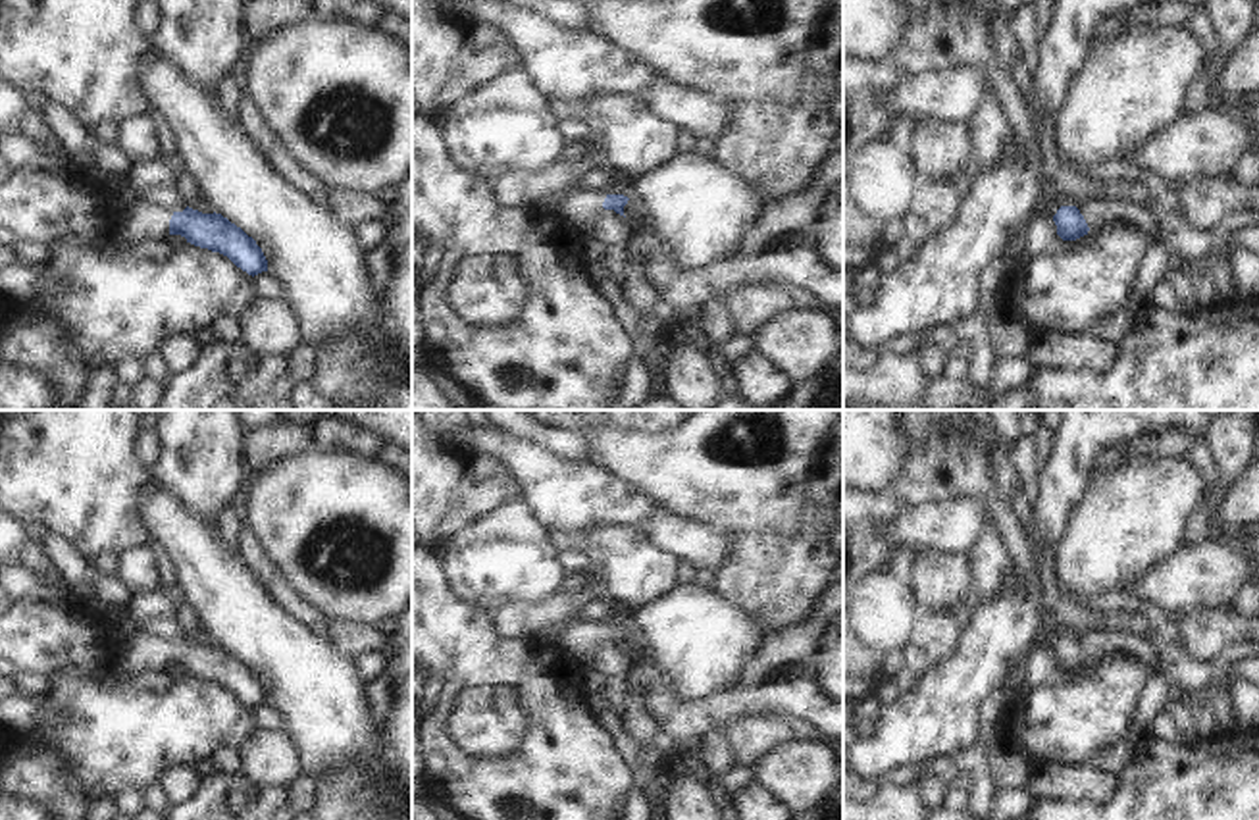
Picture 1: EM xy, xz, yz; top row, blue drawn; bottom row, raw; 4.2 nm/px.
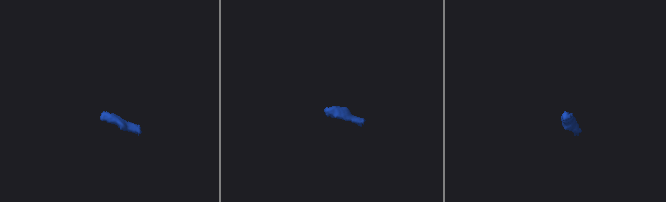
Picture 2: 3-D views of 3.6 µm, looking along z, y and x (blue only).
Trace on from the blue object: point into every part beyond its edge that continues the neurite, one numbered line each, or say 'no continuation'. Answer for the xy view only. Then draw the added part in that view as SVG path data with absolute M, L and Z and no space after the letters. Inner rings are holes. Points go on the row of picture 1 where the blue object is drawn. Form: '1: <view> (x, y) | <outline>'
1: xy (143, 220) | M137 198L133 206L117 218L116 227L104 239L92 243L92 246L104 250L116 244L139 244L167 237L171 216L173 210Z

